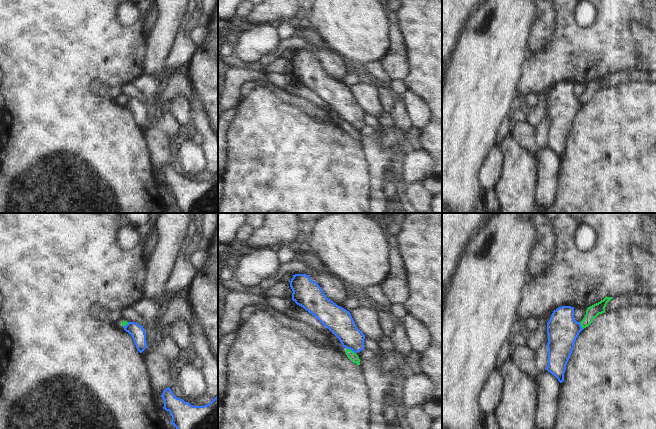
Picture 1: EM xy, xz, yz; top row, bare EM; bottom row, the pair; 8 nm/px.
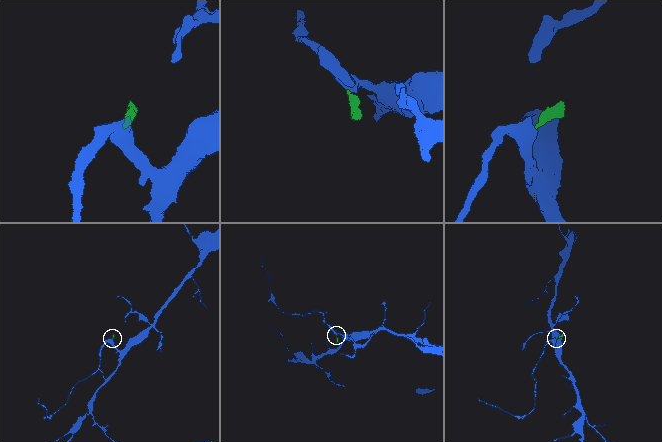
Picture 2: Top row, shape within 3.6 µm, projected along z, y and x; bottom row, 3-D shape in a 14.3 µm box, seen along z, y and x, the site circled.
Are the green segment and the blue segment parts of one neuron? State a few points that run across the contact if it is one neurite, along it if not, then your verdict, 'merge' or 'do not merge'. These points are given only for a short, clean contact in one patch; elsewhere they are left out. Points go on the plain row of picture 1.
line xz (347, 124), (355, 129); do not merge

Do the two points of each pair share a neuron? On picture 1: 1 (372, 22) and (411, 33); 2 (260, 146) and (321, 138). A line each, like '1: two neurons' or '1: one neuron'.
1: two neurons
2: one neuron

